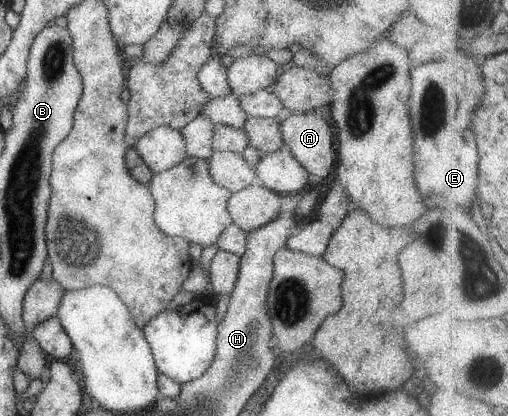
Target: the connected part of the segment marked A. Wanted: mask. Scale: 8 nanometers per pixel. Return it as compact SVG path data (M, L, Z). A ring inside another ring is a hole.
M310 111L293 113L288 118L284 118L279 126L283 143L288 146L291 156L306 170L307 174L312 174L316 178L331 176L337 153L332 144L333 130L329 119L320 118L318 114Z

